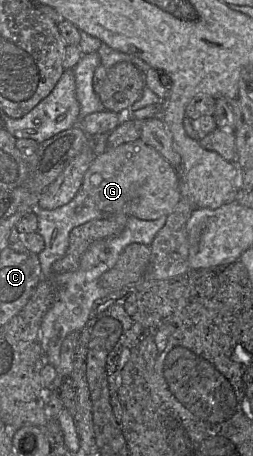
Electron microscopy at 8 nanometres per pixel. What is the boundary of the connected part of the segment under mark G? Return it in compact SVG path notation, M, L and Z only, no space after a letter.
M140 139L100 154L85 173L81 190L105 214L125 213L149 221L172 214L182 198L177 170Z

